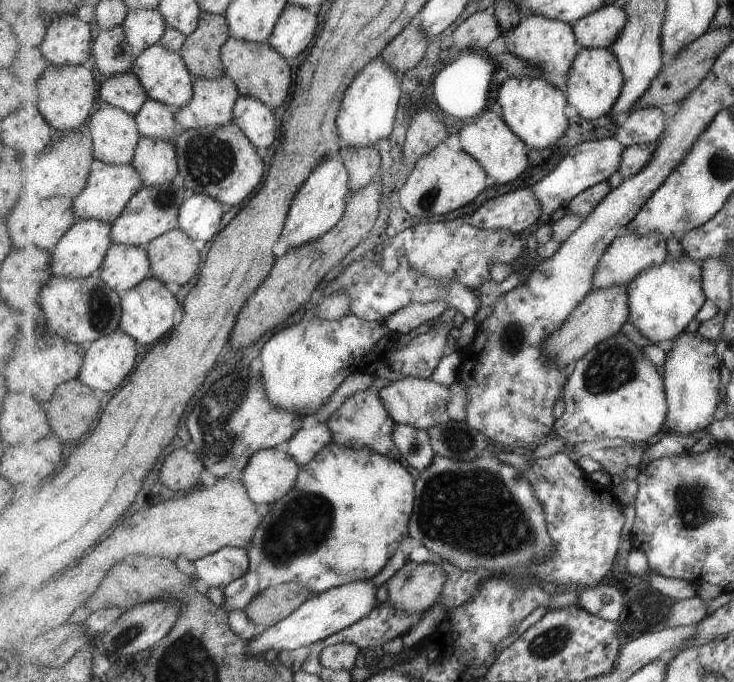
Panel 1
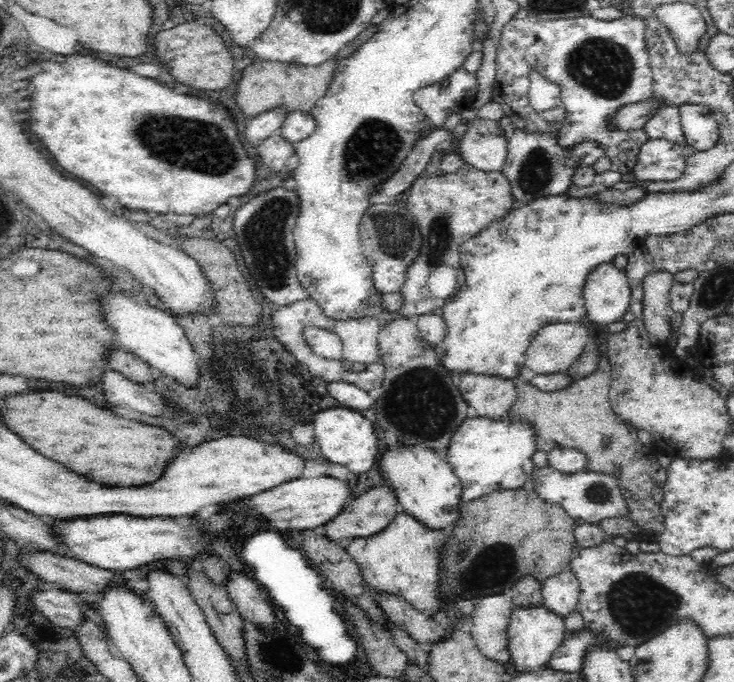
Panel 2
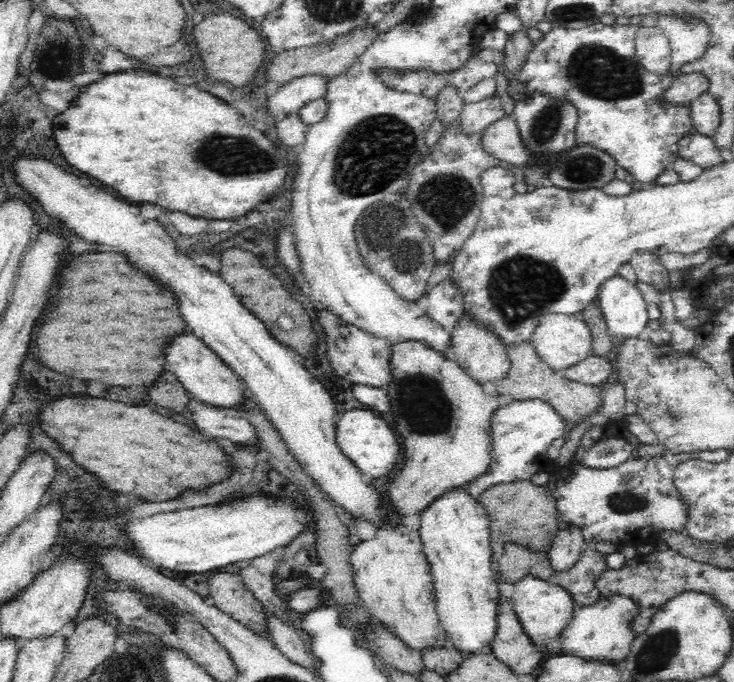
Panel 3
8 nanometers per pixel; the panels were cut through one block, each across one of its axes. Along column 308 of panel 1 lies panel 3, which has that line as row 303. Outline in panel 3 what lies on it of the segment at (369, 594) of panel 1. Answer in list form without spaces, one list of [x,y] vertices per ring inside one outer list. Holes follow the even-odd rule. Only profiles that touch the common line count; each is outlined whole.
[[[614,276],[602,284],[598,299],[610,334],[626,339],[645,335],[650,318],[646,313],[646,299],[636,283]]]

